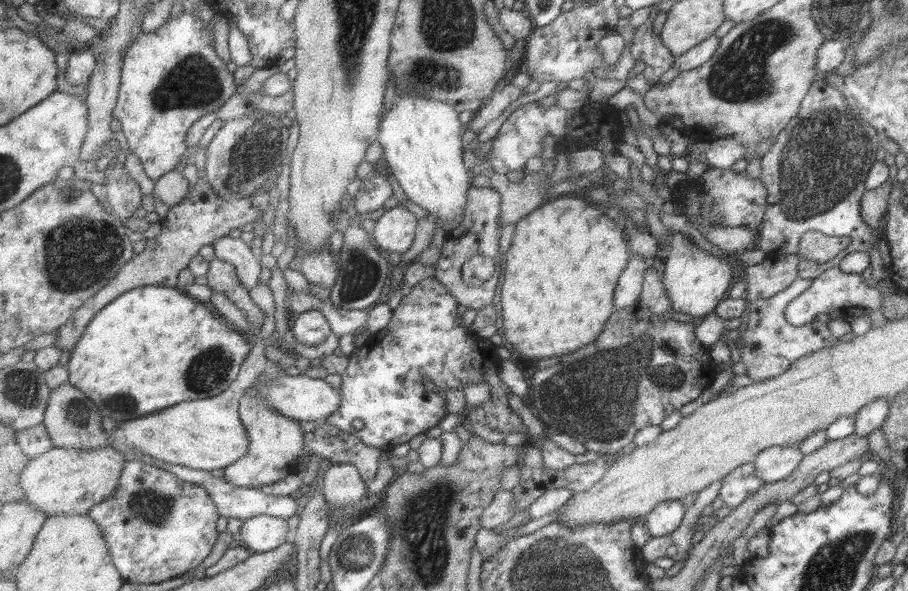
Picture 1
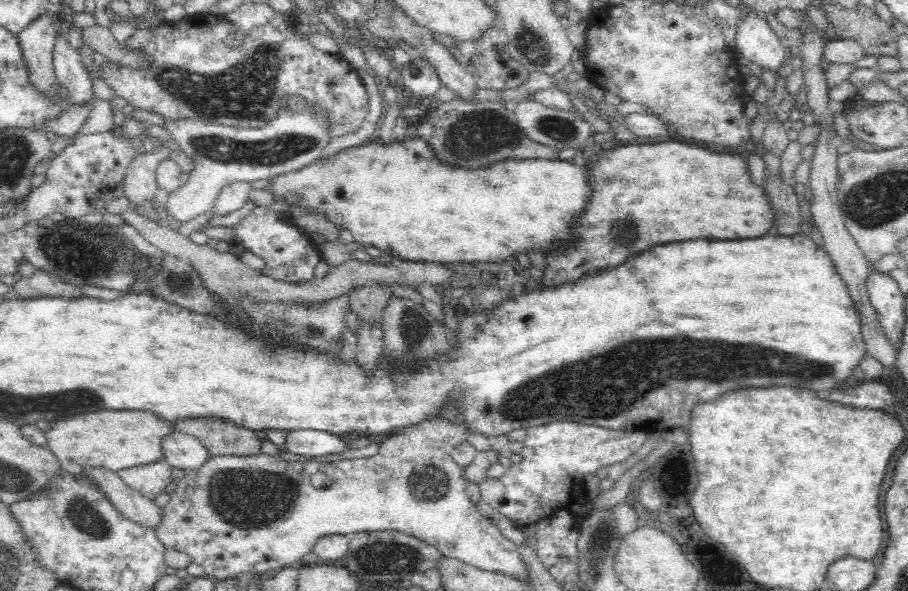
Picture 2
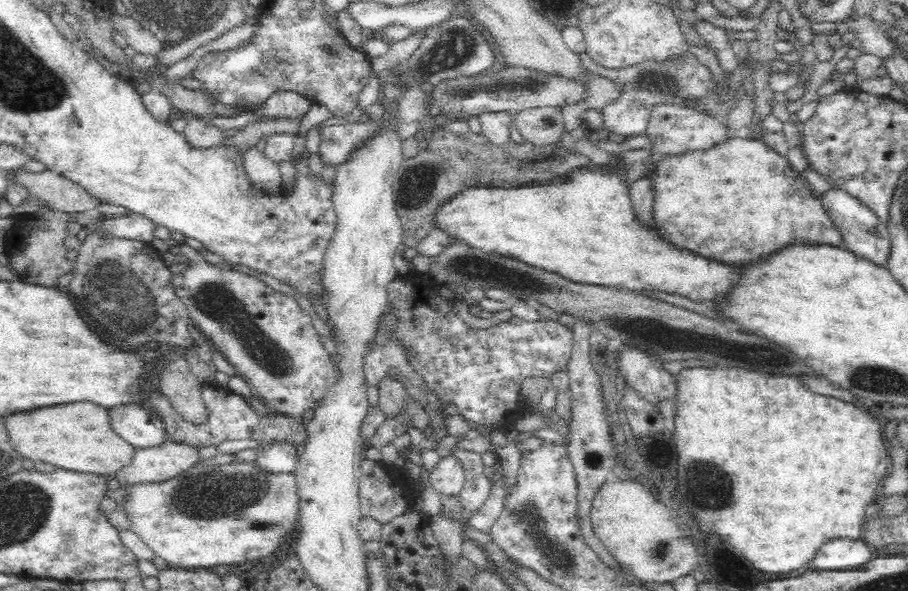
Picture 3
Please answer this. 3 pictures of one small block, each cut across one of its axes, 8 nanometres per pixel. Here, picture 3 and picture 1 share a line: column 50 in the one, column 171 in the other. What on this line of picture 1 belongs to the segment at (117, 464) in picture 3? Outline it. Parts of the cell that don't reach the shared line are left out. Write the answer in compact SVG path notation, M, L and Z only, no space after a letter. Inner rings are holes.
M260 284L250 290L254 301L266 312L266 321L261 332L254 339L250 356L246 358L237 380L225 392L211 398L197 399L193 402L181 402L179 406L147 414L143 418L134 418L123 423L110 432L112 446L128 458L137 454L150 454L157 460L171 464L189 466L197 470L215 470L235 464L243 458L251 444L246 426L240 414L240 405L246 391L258 382L259 377L270 366L266 351L276 345L281 336L275 326L275 298L268 285Z

